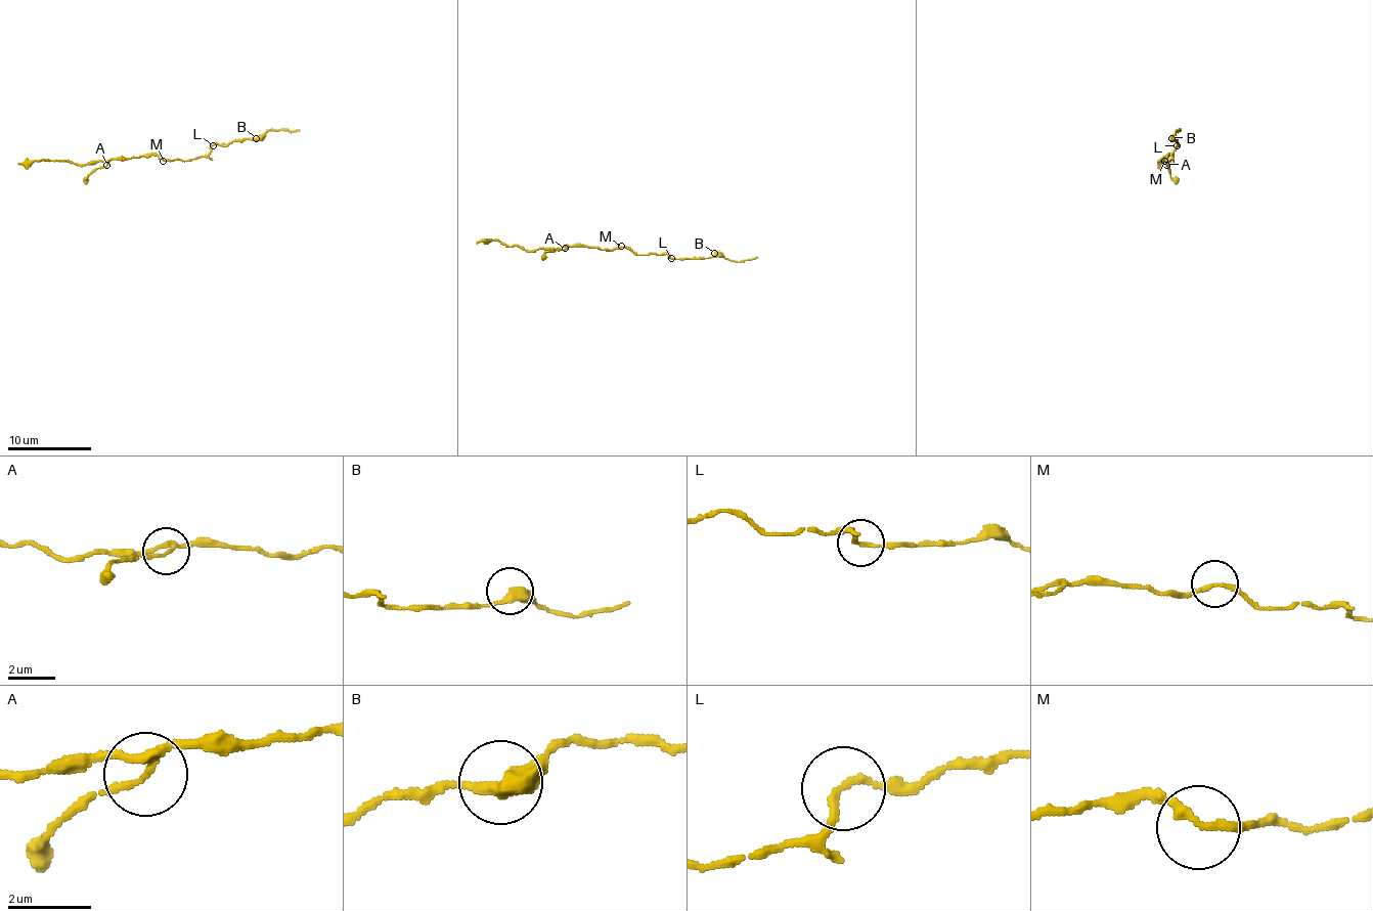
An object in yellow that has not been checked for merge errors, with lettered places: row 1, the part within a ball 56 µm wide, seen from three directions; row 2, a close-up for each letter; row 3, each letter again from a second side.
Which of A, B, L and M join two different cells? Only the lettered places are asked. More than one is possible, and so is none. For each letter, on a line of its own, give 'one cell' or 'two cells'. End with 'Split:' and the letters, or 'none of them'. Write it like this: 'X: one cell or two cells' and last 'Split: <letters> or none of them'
A: one cell
B: one cell
L: one cell
M: one cell
Split: none of them

